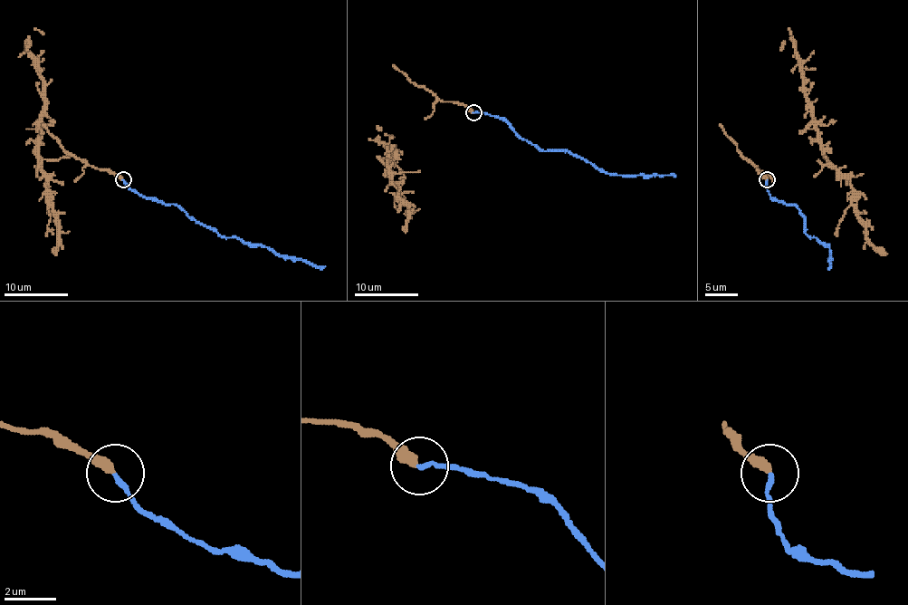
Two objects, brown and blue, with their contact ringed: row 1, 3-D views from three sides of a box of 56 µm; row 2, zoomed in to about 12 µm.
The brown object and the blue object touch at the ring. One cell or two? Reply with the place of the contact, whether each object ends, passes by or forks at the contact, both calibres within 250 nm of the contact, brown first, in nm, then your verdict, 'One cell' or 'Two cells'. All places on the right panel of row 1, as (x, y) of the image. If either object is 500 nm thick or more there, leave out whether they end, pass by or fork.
Place: (767, 179). At the ring brown ends. At the ring blue ends. Thickness 360 nm (brown) against 170 nm. One cell

